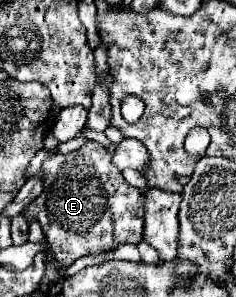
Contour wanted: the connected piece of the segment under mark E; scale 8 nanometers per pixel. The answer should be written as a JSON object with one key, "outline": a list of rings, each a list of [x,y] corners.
{"outline":[[[110,153],[54,155],[42,163],[42,177],[44,191],[30,203],[26,217],[28,221],[40,221],[60,265],[70,267],[78,257],[110,251],[118,243],[142,241],[144,195],[128,185],[112,165]]]}

